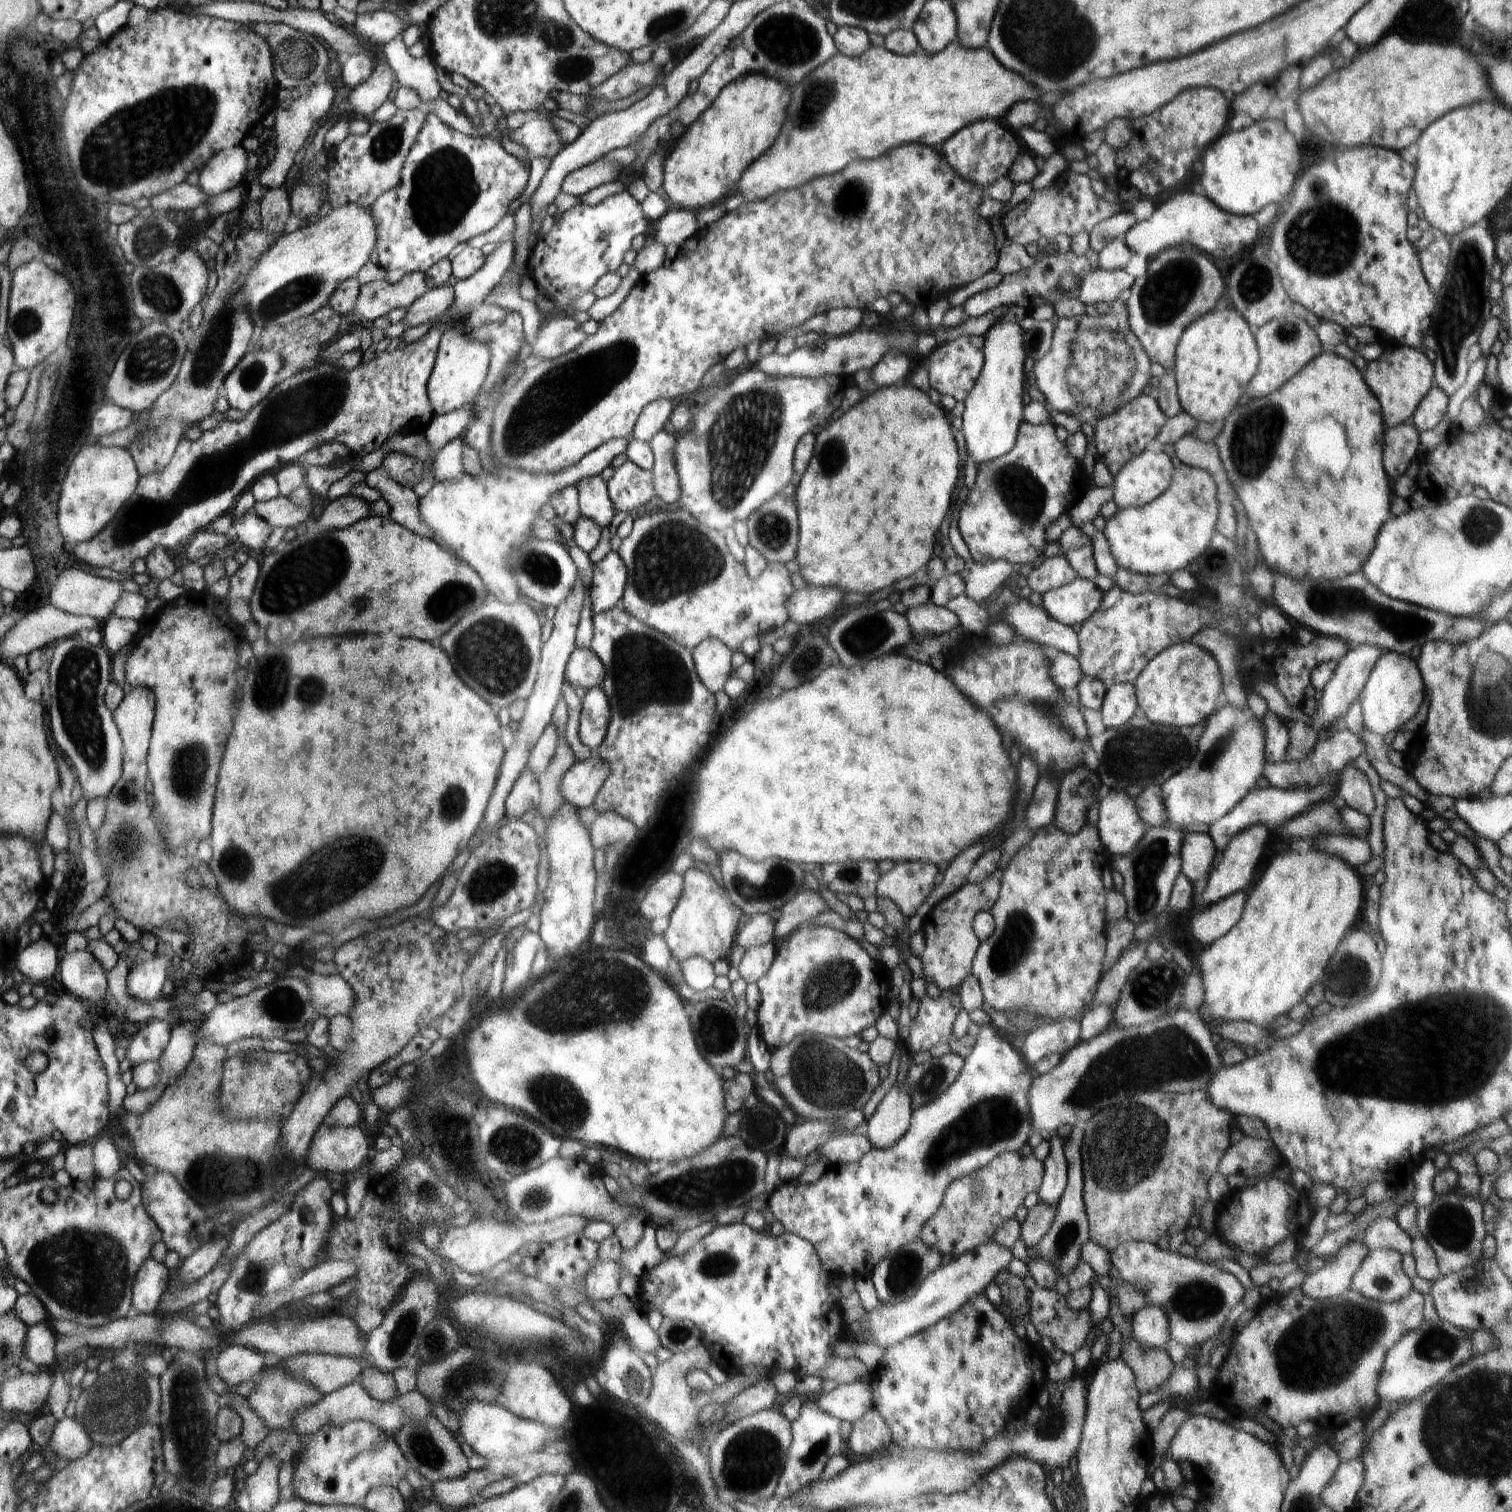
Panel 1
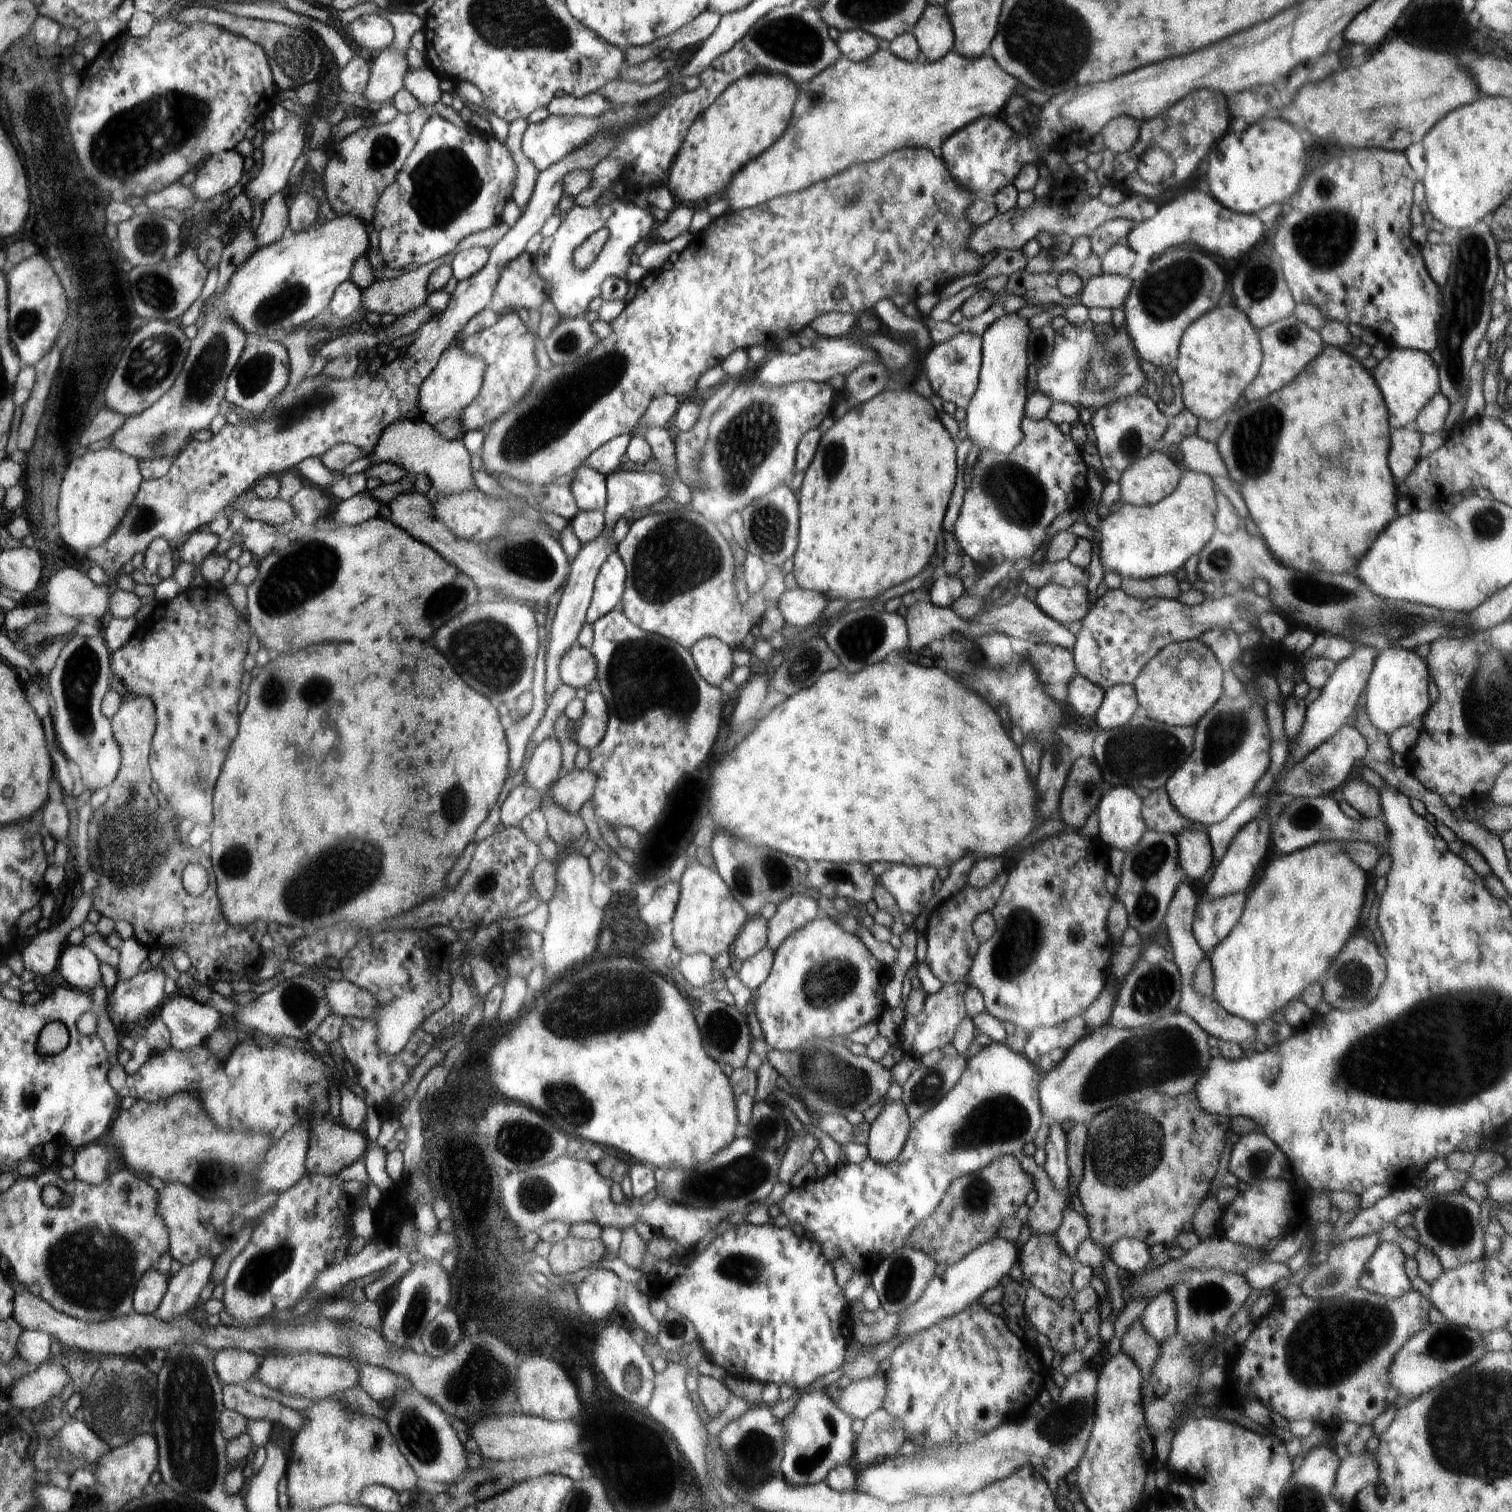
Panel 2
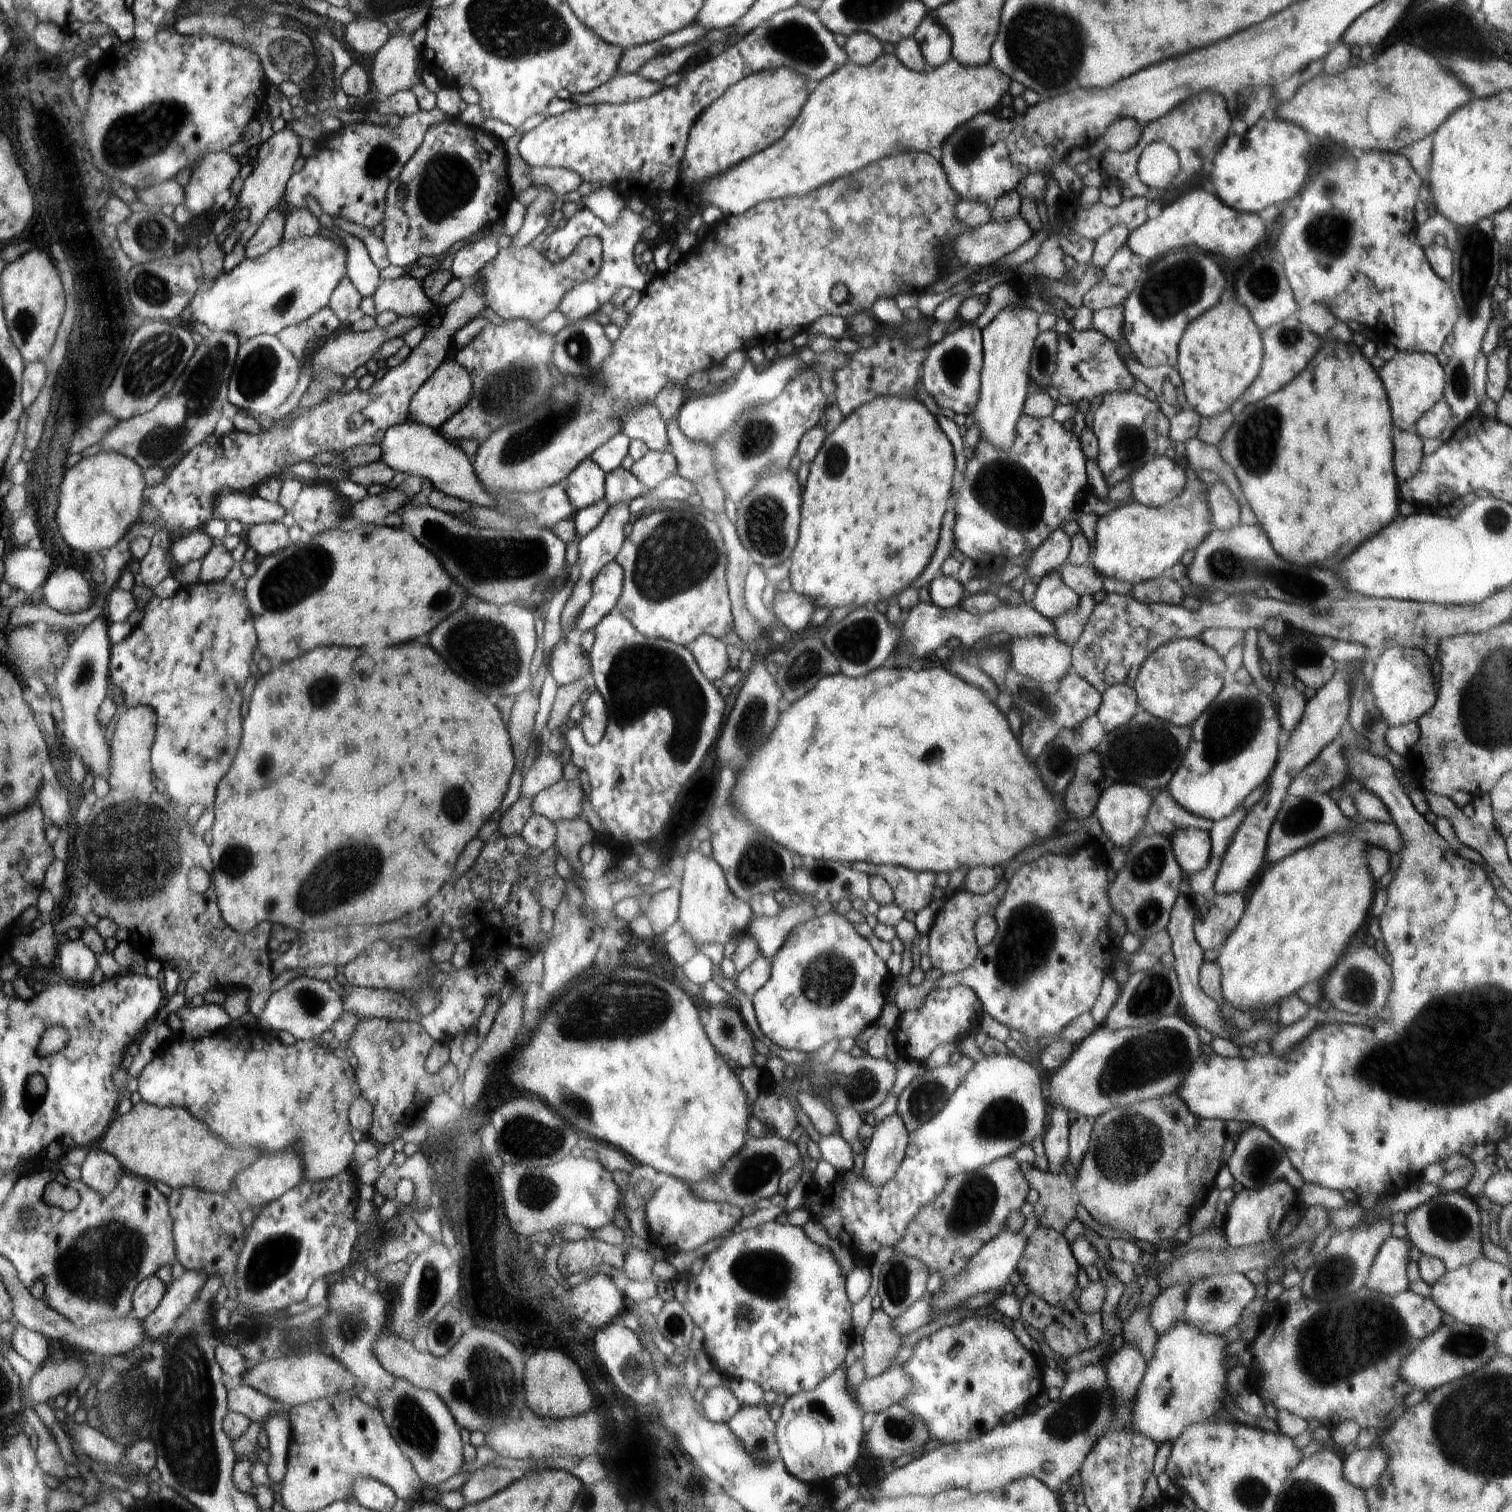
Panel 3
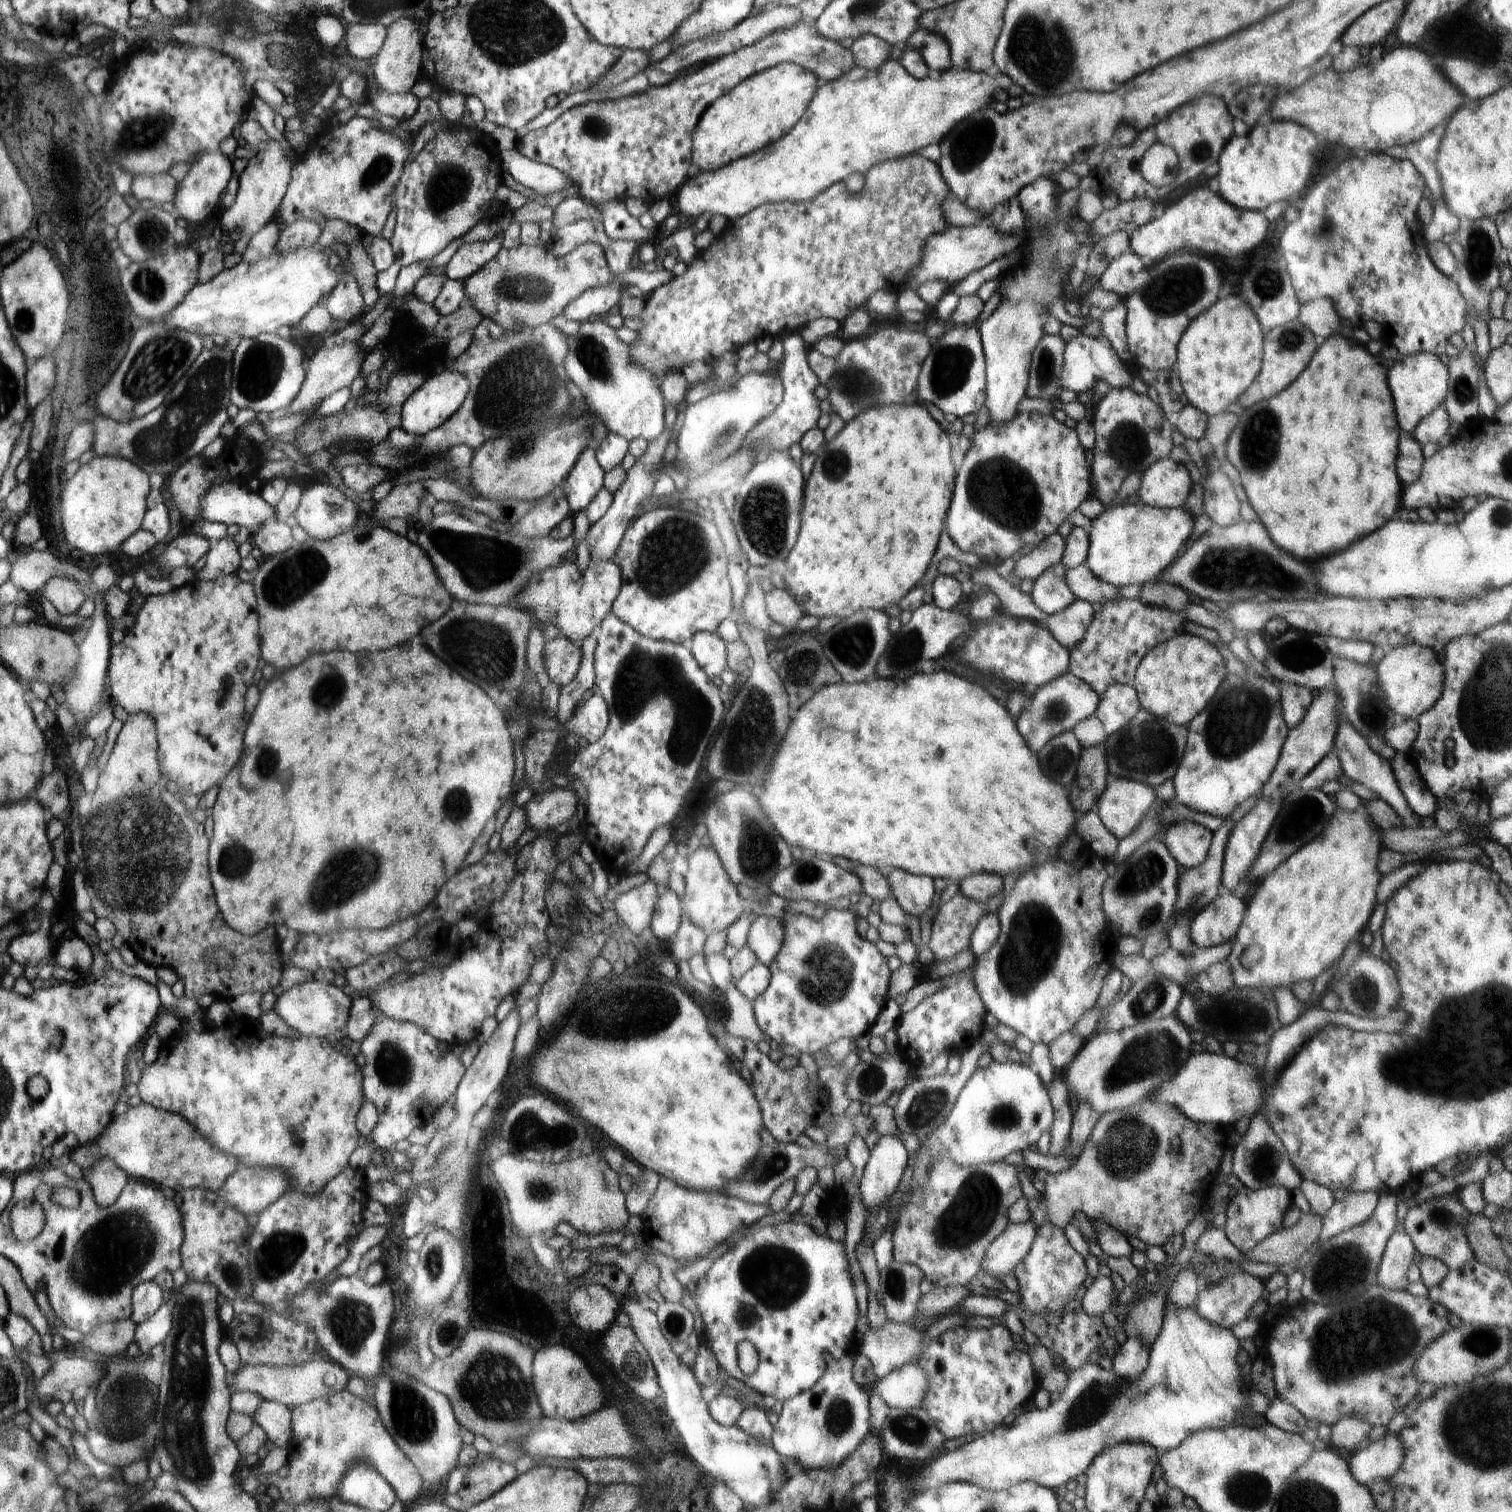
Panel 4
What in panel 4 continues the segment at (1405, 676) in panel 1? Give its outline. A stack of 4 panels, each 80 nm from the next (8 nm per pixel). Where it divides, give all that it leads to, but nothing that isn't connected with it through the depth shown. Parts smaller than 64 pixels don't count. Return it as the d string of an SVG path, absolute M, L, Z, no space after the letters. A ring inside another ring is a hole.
M1410 644L1394 648L1378 663L1376 674L1383 699L1397 720L1418 720L1424 712L1436 705L1442 695L1444 667L1430 647Z

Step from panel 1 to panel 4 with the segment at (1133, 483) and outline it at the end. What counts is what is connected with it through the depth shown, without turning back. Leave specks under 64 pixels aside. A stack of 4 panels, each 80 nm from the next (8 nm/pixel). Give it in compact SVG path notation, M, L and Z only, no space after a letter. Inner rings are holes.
M1162 458L1140 472L1138 496L1143 504L1157 508L1183 507L1193 487L1185 465Z

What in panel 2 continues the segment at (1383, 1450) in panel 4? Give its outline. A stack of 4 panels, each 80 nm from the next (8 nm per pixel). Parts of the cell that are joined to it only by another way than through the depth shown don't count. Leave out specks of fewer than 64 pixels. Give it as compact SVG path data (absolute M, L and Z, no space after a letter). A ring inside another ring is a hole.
M1365 1451L1341 1460L1335 1476L1333 1495L1350 1506L1355 1494L1365 1486L1379 1482L1379 1464L1371 1453Z

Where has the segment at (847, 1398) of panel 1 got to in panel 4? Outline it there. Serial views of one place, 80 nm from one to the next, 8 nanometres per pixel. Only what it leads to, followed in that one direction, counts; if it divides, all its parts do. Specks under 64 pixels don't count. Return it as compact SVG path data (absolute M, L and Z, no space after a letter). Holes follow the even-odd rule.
M916 1362L907 1363L886 1374L883 1378L877 1379L867 1391L879 1396L890 1409L919 1408L928 1392L928 1374Z

